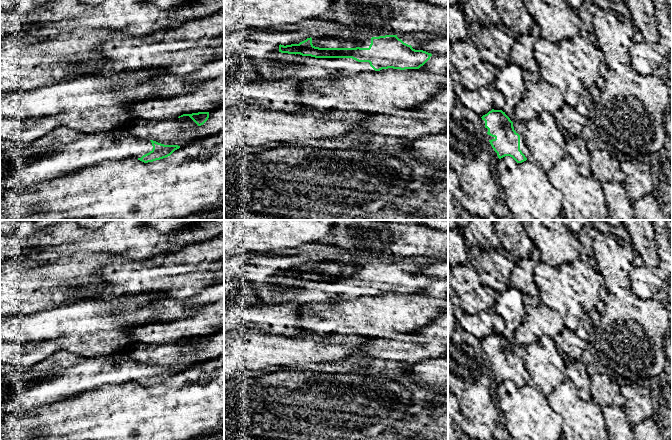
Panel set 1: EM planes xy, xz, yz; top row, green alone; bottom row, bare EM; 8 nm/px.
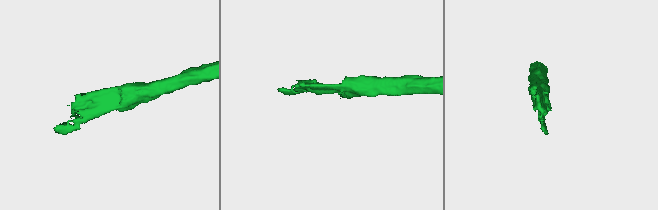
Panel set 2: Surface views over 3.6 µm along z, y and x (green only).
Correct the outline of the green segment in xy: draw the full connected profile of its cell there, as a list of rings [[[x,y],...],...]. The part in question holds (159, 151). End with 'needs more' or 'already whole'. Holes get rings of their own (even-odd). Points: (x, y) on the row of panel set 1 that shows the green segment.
[[[59,126],[44,137],[26,145],[0,139],[0,198],[7,189],[34,187],[105,161],[135,158],[148,163],[166,158],[179,148],[178,145],[164,145],[148,138],[137,138],[123,128],[100,133],[82,133]]]; needs more

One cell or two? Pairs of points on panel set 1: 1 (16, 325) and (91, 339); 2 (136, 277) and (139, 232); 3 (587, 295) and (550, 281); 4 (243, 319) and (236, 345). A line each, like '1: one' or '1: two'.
1: one
2: two
3: one
4: two

